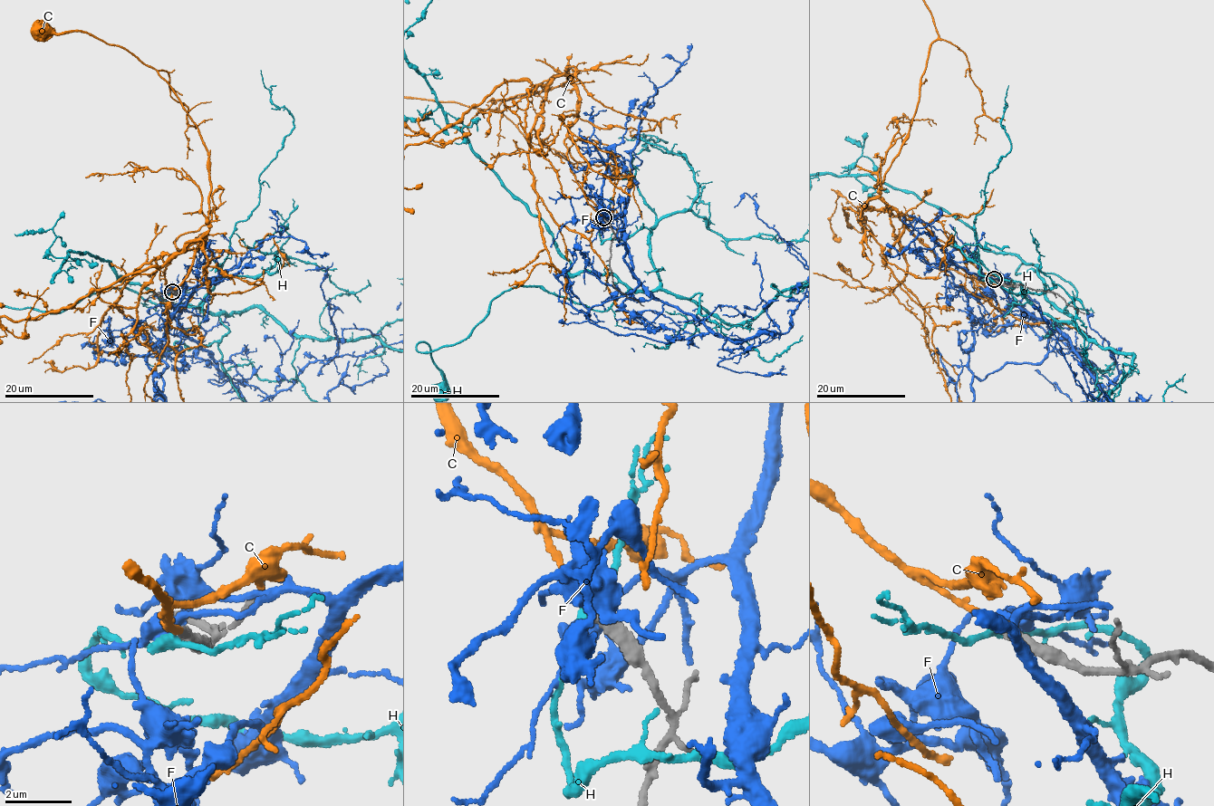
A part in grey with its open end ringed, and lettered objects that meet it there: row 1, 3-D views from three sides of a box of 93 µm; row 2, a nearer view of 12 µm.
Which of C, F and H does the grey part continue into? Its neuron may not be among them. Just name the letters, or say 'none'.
C

